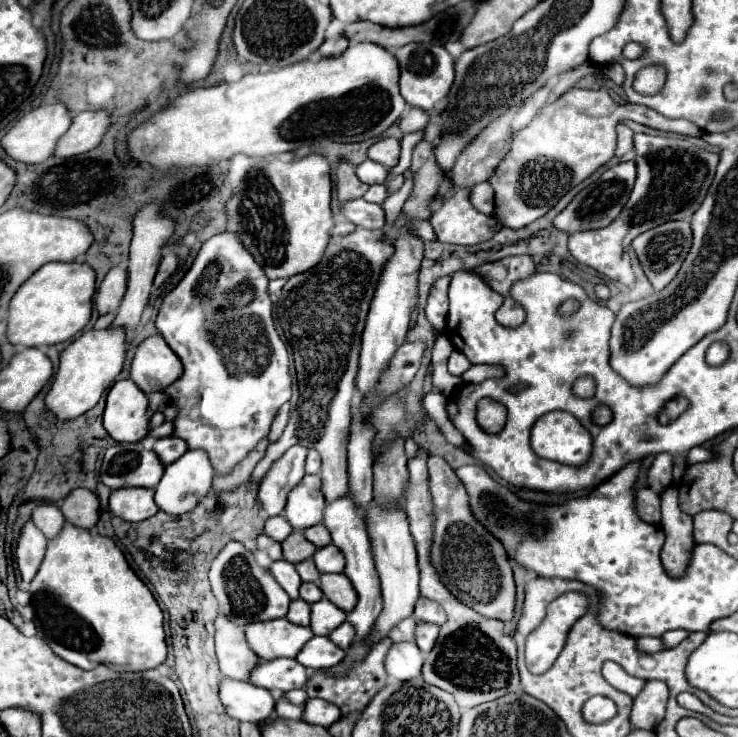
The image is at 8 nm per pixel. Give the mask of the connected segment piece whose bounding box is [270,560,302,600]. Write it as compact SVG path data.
M278 560L278 562L272 562L270 572L276 578L276 582L284 588L284 592L290 596L290 600L296 600L298 598L298 586L302 584L302 580L300 580L294 564L290 564L286 560Z

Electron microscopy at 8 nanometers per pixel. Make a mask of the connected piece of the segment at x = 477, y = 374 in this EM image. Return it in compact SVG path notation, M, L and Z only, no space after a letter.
M474 364L462 374L462 380L480 384L480 382L490 380L490 378L494 378L494 380L504 378L504 374L506 374L506 370L500 364Z

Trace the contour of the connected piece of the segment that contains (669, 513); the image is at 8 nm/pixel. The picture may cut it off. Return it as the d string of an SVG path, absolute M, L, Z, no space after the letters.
M668 486L662 494L662 530L666 534L666 544L662 548L662 564L668 574L678 576L688 564L690 550L696 544L693 538L692 516L682 514L678 508L678 488Z

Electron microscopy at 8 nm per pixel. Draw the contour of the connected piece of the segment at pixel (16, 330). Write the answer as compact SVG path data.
M50 262L18 288L8 310L8 340L14 346L58 344L74 338L92 318L96 272L86 262Z

